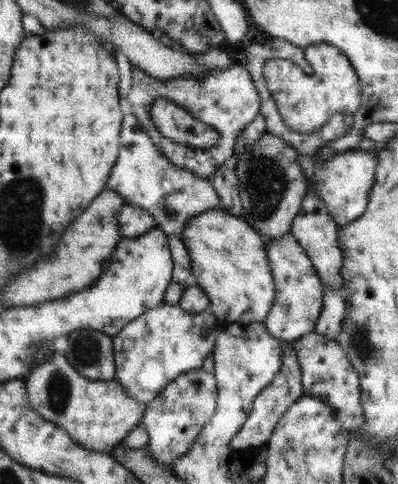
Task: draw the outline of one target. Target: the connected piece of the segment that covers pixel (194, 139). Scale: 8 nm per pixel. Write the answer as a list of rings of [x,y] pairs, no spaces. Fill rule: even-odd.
[[[166,98],[154,100],[150,107],[150,118],[162,136],[170,138],[172,143],[184,144],[186,148],[210,150],[210,146],[216,146],[220,140],[214,127]]]

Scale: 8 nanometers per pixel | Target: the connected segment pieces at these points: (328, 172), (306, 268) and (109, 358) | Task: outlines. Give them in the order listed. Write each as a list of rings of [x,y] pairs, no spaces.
[[[378,148],[375,150],[357,150],[334,153],[328,159],[318,159],[318,156],[308,156],[304,165],[309,186],[314,188],[318,198],[326,204],[328,214],[341,228],[356,217],[360,217],[368,206],[368,195],[376,181],[376,163],[378,163]]]
[[[290,232],[278,240],[267,241],[266,255],[275,282],[275,300],[264,320],[267,332],[284,342],[293,342],[315,331],[323,306],[324,285],[304,248]]]
[[[79,329],[68,334],[67,359],[78,373],[92,379],[107,381],[115,378],[112,337],[91,330]]]

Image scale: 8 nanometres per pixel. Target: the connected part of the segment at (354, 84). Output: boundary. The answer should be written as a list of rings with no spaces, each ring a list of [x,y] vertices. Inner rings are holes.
[[[320,42],[310,44],[304,48],[306,61],[314,70],[310,76],[314,80],[314,86],[306,86],[304,94],[294,92],[290,86],[290,72],[280,74],[282,64],[286,61],[279,59],[267,60],[264,64],[263,75],[267,83],[268,90],[276,103],[278,112],[286,126],[299,133],[309,133],[318,136],[322,126],[333,118],[334,114],[354,114],[362,106],[362,93],[360,93],[359,77],[352,63],[334,46]]]

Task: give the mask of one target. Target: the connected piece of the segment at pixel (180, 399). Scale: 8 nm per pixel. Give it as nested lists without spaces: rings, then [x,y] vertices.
[[[202,368],[192,369],[179,374],[168,383],[154,400],[146,404],[140,425],[148,434],[145,452],[152,456],[160,466],[170,466],[172,460],[178,460],[192,450],[192,444],[202,430],[211,422],[216,412],[217,382],[213,373]]]

